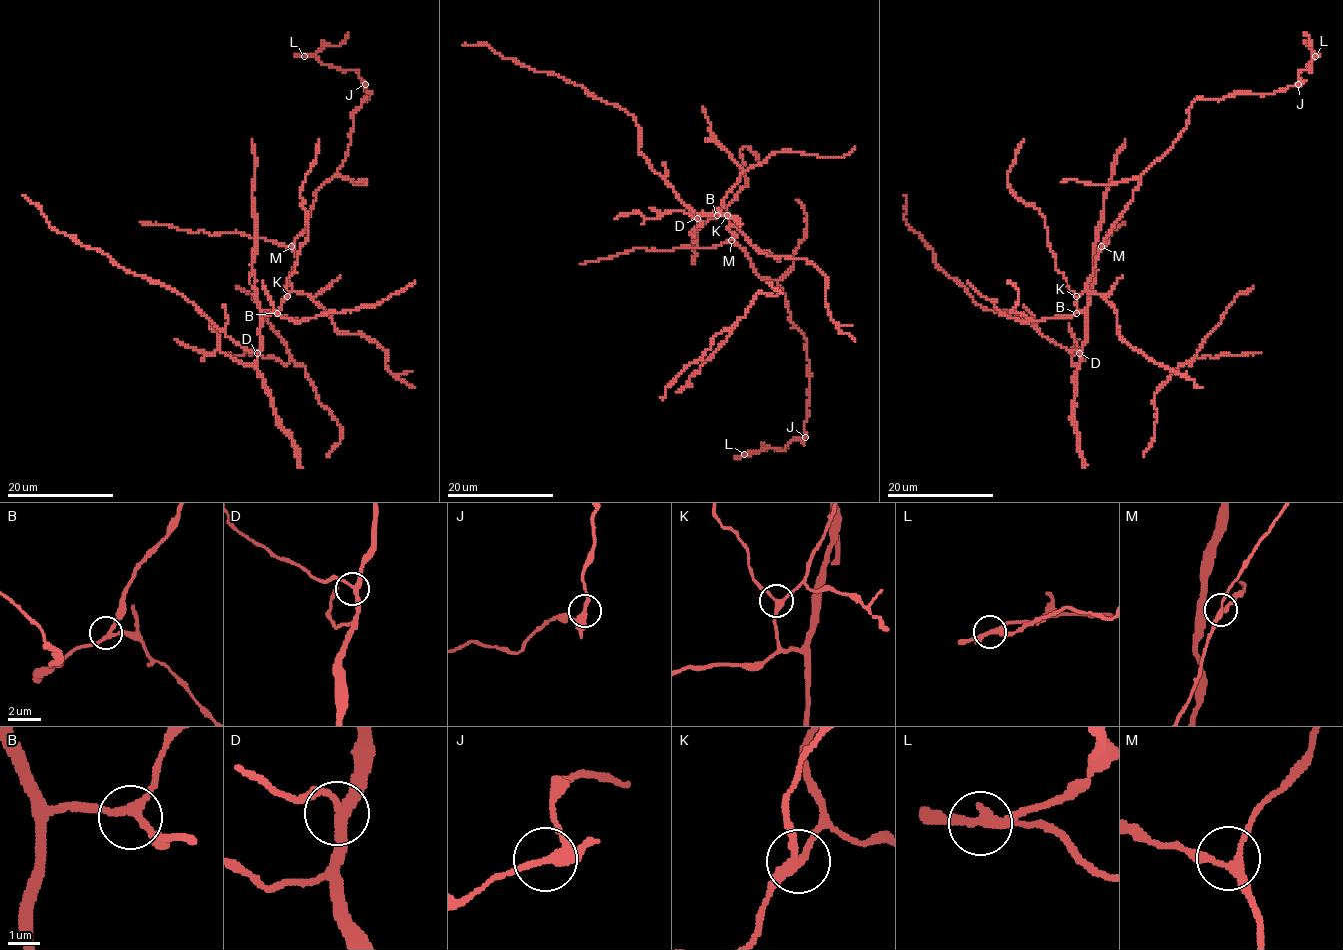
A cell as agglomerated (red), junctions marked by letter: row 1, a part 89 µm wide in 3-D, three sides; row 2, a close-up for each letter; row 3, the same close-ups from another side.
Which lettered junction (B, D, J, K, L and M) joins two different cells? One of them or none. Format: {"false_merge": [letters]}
{"false_merge": ["L"]}

